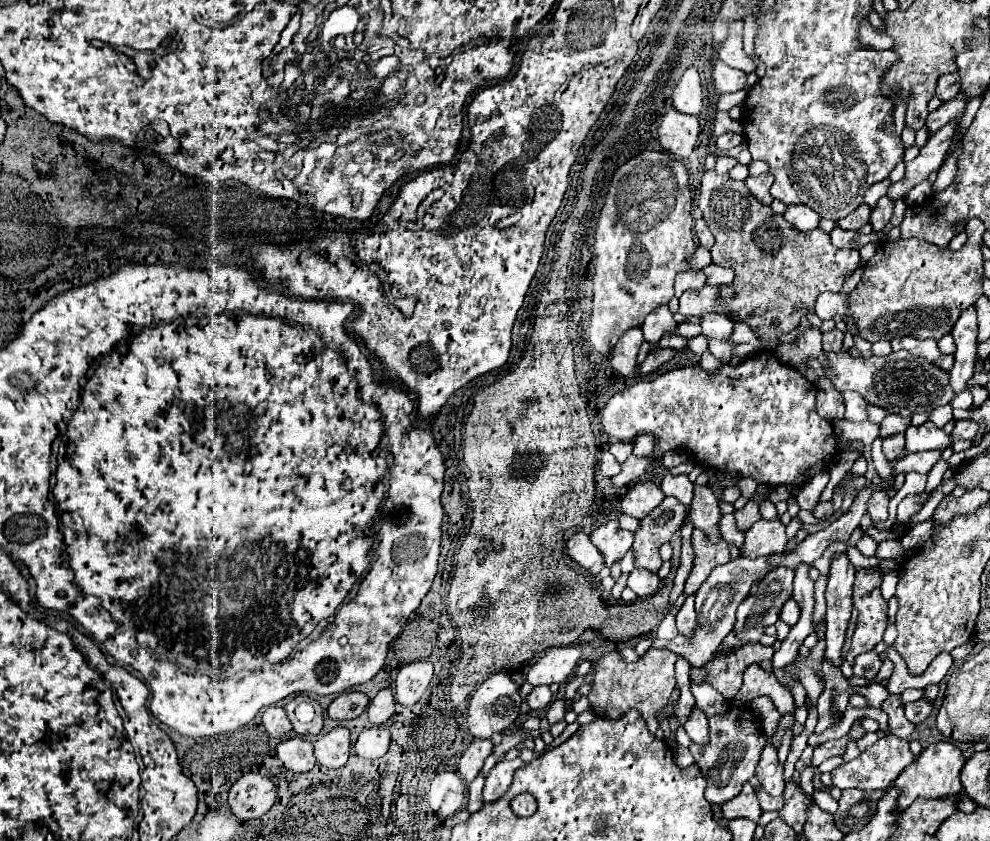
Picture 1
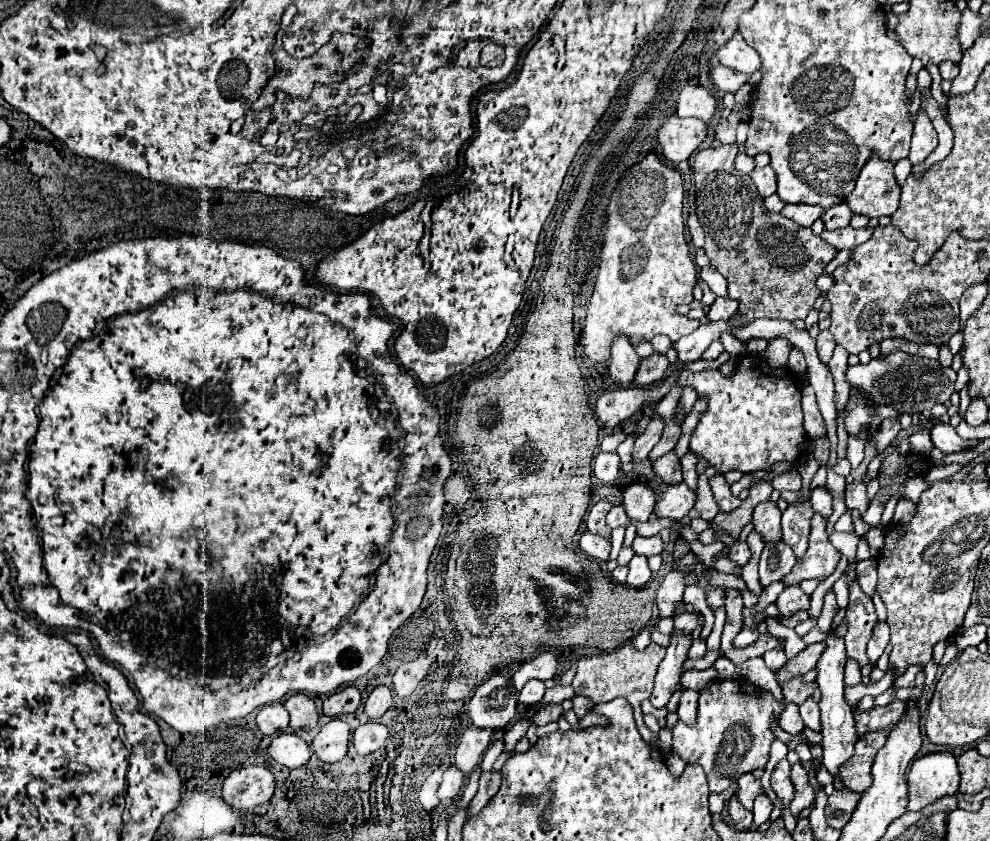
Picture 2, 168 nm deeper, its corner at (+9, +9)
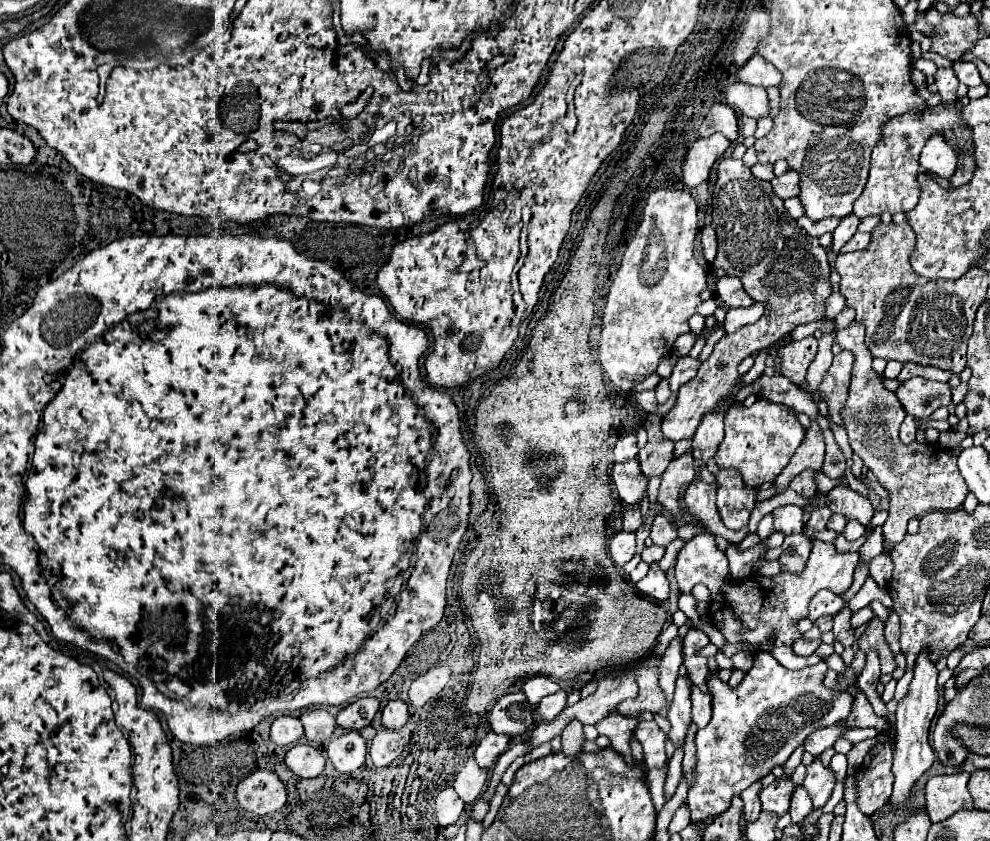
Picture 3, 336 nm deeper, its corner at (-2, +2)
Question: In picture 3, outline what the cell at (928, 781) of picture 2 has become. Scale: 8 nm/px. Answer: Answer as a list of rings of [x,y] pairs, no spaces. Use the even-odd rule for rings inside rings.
[[[965,771],[953,775],[935,775],[927,781],[925,811],[931,823],[939,823],[963,807],[973,807],[967,781],[969,775],[965,775]]]

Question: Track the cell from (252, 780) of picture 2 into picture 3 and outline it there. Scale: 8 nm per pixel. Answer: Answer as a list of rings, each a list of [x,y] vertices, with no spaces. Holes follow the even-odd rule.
[[[255,771],[237,785],[237,801],[245,811],[267,815],[281,809],[287,801],[283,781],[271,771]]]

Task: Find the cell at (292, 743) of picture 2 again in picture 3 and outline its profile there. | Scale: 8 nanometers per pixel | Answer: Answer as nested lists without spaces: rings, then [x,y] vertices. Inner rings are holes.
[[[309,743],[293,745],[285,753],[285,763],[299,777],[317,777],[325,767],[323,755]]]

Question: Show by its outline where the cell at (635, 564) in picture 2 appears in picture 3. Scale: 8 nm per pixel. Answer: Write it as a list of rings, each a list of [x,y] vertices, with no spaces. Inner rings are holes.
[[[651,563],[649,573],[635,585],[643,595],[655,597],[657,601],[663,601],[669,597],[669,581],[665,573],[659,569],[657,563]]]

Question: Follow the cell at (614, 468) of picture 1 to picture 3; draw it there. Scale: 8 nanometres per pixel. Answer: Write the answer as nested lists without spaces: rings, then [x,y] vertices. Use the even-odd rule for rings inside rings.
[[[637,459],[615,463],[611,477],[617,487],[619,497],[625,503],[637,503],[643,499],[643,491],[647,487],[647,481],[641,479],[641,475],[639,475],[639,461]]]

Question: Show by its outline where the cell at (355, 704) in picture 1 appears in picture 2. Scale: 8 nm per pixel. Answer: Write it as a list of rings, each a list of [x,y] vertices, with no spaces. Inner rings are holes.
[[[348,686],[348,688],[344,688],[344,690],[340,690],[340,692],[332,694],[332,696],[328,696],[324,700],[324,710],[322,712],[326,716],[332,716],[332,718],[344,716],[344,714],[352,714],[360,706],[360,700],[362,700],[362,696],[360,696],[358,688]]]

